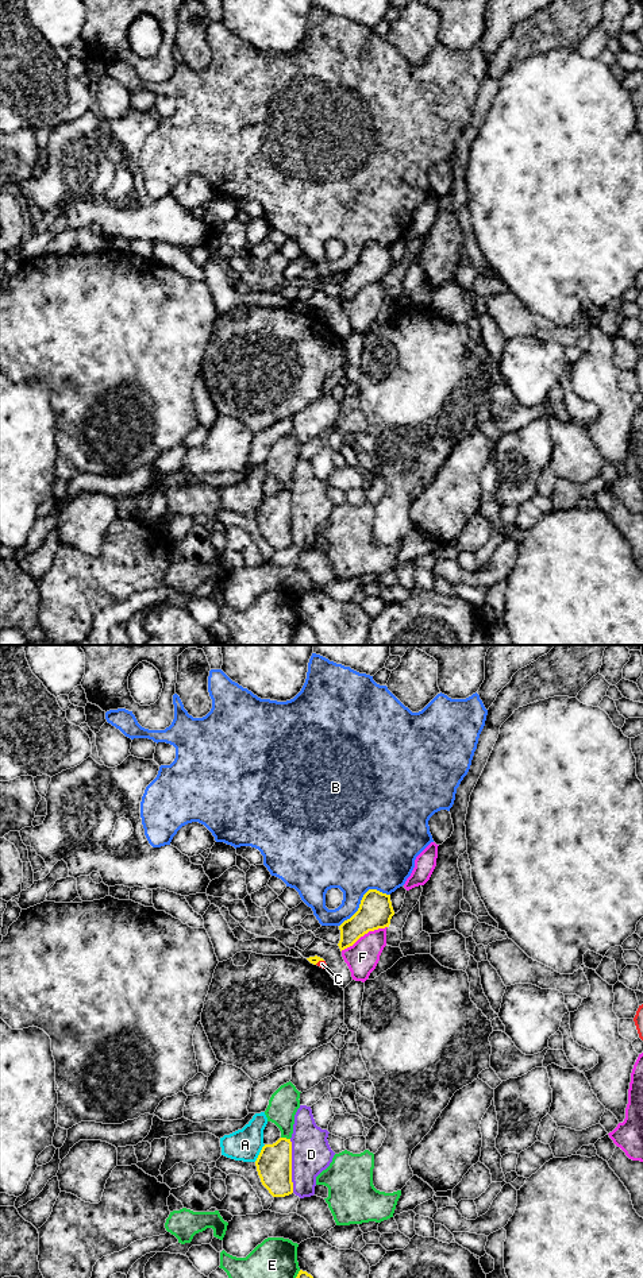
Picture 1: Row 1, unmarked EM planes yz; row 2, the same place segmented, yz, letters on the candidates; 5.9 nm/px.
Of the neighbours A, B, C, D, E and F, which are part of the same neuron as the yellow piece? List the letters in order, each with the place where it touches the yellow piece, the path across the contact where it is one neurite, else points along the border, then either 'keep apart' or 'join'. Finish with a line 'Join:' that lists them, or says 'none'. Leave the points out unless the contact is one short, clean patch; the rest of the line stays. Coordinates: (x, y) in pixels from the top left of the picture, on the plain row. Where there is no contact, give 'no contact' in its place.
A: meets yellow in yz at (260, 505); border along yz (265, 497), (254, 513); keep apart
B: meets yellow in yz at (362, 251); keep apart
C: meets yellow in yz at (319, 312); border along yz (323, 312), (315, 316); keep apart
D: meets yellow in yz at (291, 518); keep apart
E: meets yellow in yz at (285, 490); keep apart
F: meets yellow in yz at (364, 286); border along yz (387, 278), (369, 282), (341, 302); keep apart
Join: none

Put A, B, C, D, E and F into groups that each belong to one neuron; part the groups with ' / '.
A / B / C / D / E / F

